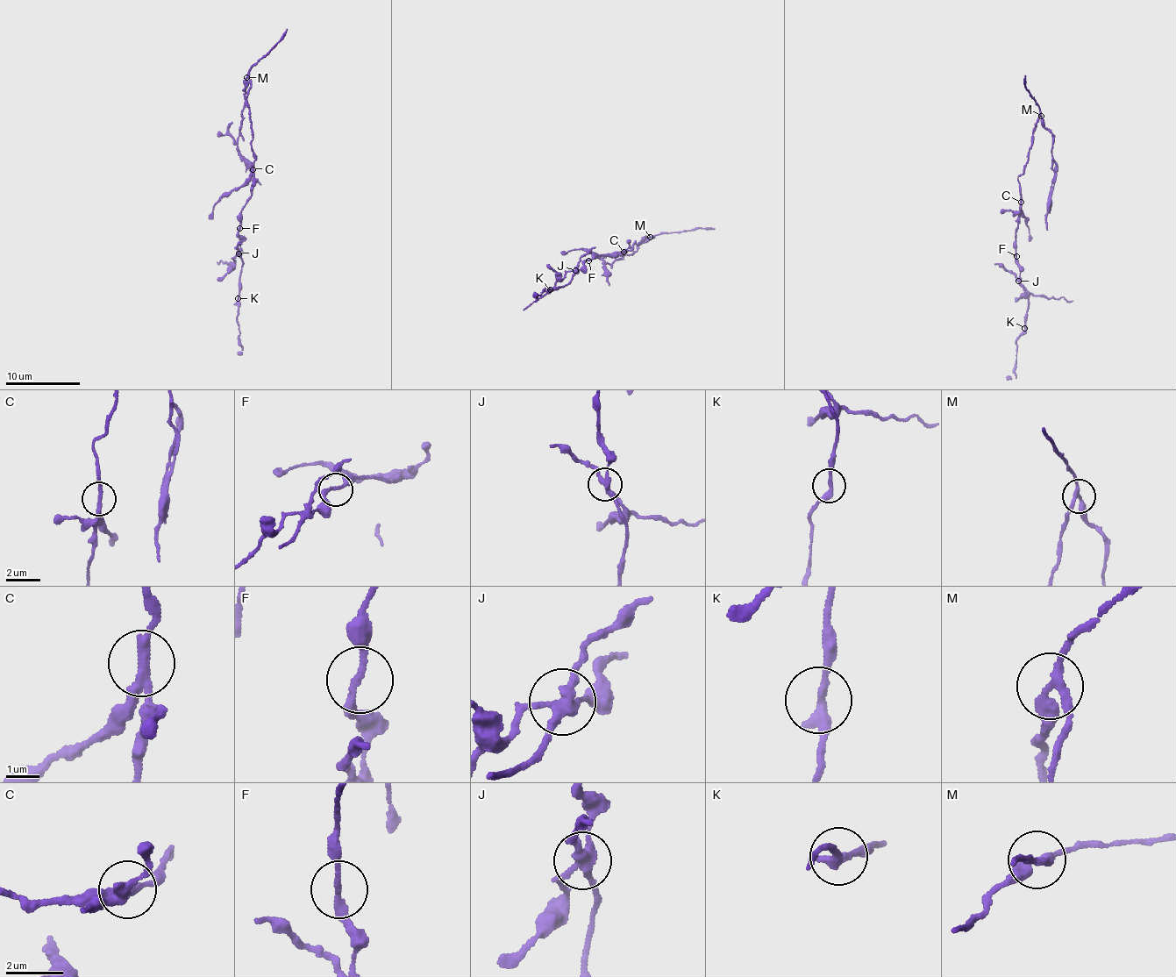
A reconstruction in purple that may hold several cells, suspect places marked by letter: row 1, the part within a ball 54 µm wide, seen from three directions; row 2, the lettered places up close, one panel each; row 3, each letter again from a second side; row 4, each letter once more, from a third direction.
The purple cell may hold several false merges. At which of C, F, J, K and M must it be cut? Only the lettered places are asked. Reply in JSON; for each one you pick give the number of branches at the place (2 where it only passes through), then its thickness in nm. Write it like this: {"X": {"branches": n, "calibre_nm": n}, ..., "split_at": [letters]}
{"C": {"branches": 2, "calibre_nm": 240}, "J": {"branches": 4, "calibre_nm": 280}, "M": {"branches": 3, "calibre_nm": 240}, "split_at": ["C", "J", "M"]}

